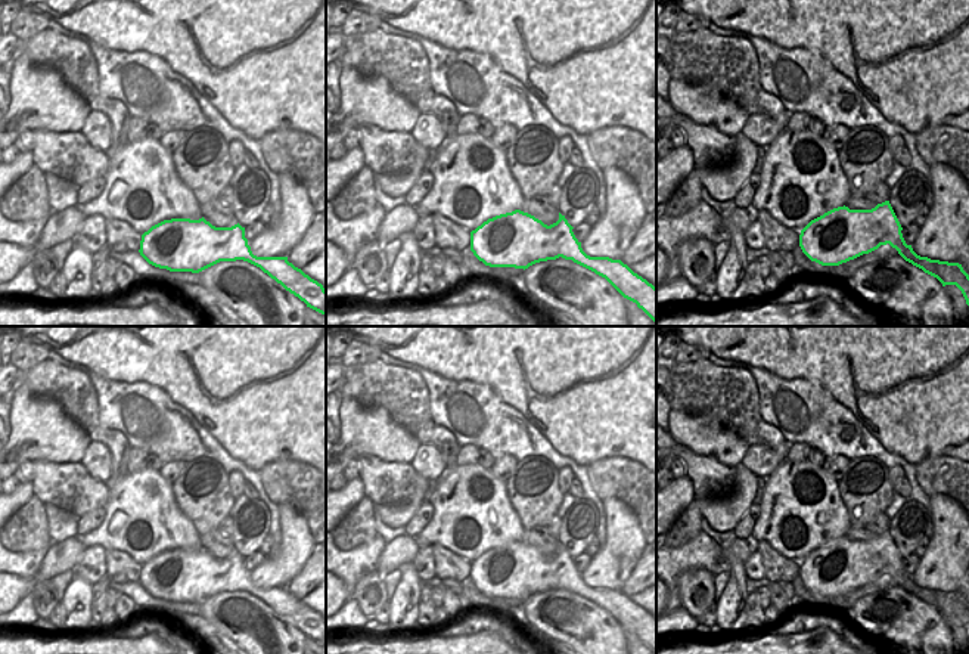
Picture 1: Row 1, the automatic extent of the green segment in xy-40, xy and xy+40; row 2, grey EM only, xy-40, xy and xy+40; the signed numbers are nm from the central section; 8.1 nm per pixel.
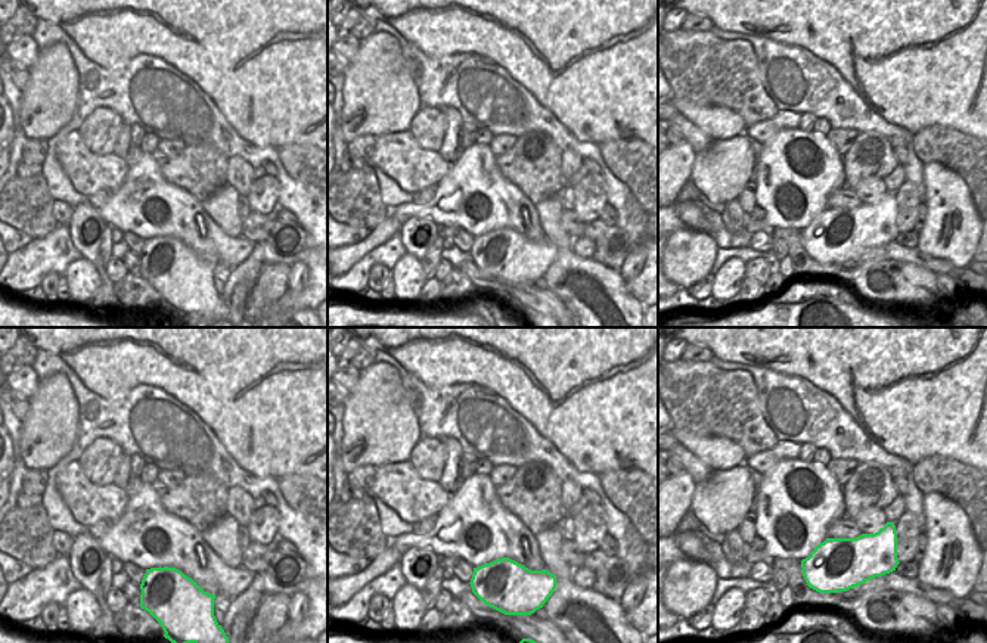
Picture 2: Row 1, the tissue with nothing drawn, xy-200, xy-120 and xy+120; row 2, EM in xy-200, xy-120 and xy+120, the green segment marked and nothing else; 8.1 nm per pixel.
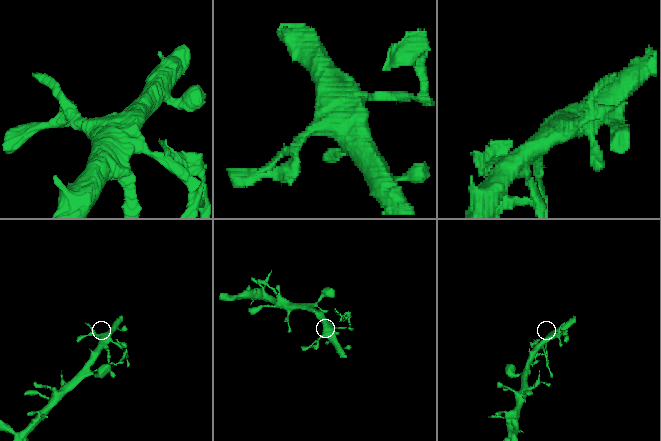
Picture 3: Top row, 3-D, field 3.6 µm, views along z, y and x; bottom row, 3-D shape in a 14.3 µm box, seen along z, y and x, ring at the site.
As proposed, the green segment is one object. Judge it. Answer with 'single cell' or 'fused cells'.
fused cells

